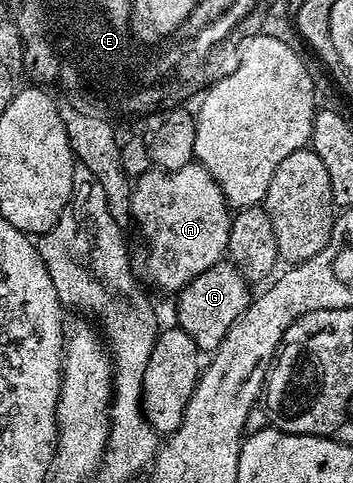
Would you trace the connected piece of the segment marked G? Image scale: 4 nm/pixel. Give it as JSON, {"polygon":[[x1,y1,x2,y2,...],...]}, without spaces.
{"polygon":[[220,262,209,266,205,274,197,274,193,282,179,289,175,304,175,316,178,327,193,338,200,353,211,354,221,346,222,339,229,333,230,327,241,319,243,312,253,299,252,285,230,262]]}

